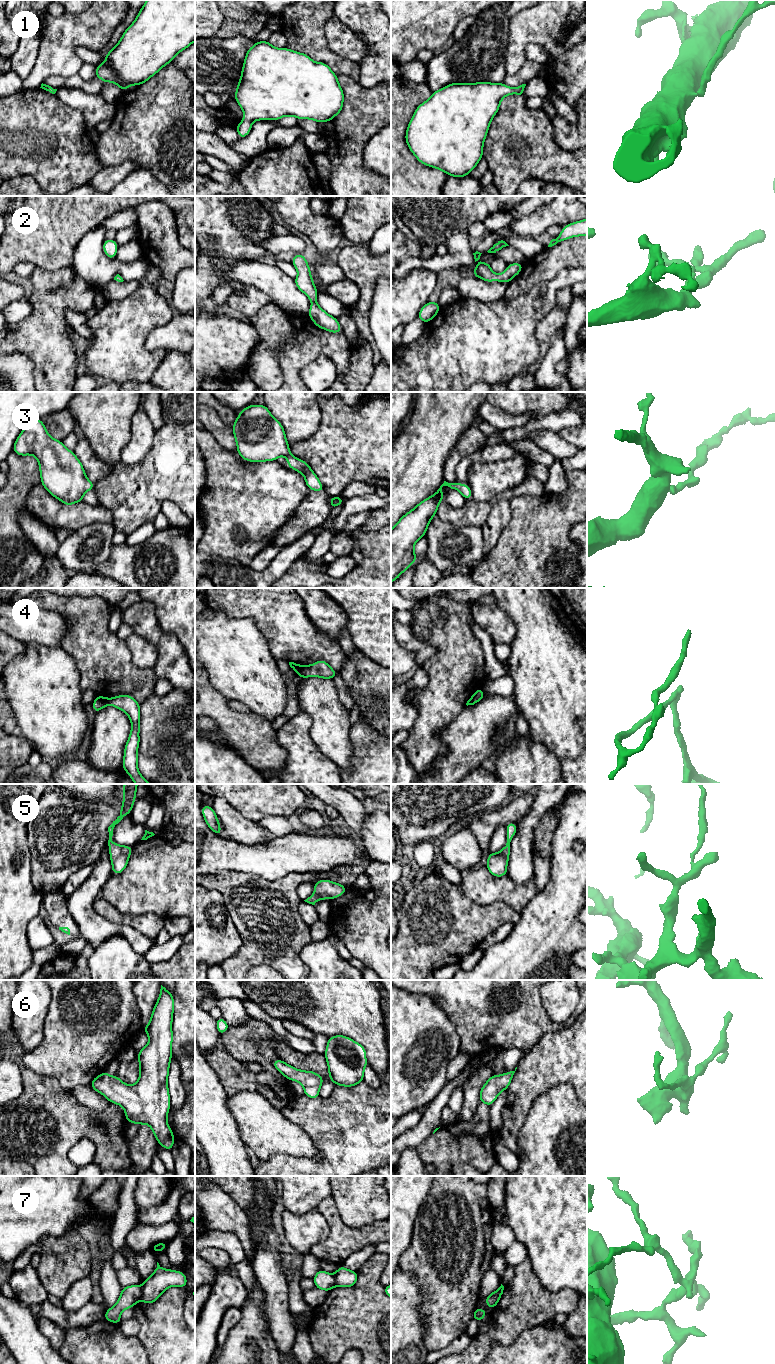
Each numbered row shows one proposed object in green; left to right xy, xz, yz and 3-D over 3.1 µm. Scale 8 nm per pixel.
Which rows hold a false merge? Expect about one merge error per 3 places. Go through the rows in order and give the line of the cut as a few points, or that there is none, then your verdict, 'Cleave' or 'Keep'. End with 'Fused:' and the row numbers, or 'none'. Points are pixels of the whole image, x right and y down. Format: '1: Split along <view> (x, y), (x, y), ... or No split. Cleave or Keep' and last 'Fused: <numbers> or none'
1: No split. Keep
2: No split. Keep
3: No split. Keep
4: Split along xz (303, 666), (298, 673). Cleave
5: No split. Keep
6: No split. Keep
7: Split along xy (142, 1287), (140, 1298). Cleave
Fused: 4, 7

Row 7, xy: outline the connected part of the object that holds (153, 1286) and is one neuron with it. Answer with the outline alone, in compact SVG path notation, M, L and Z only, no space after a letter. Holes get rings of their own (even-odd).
M157 1262L154 1273L144 1280L141 1300L145 1304L154 1303L169 1287L178 1286L186 1289L187 1278L185 1273L162 1268Z

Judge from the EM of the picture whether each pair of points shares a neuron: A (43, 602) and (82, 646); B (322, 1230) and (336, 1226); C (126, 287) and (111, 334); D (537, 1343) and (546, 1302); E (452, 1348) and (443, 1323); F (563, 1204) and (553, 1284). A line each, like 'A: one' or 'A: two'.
A: one
B: two
C: two
D: two
E: two
F: one

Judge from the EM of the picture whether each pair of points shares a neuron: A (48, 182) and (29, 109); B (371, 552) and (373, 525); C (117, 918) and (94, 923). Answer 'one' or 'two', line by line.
A: one
B: two
C: two

